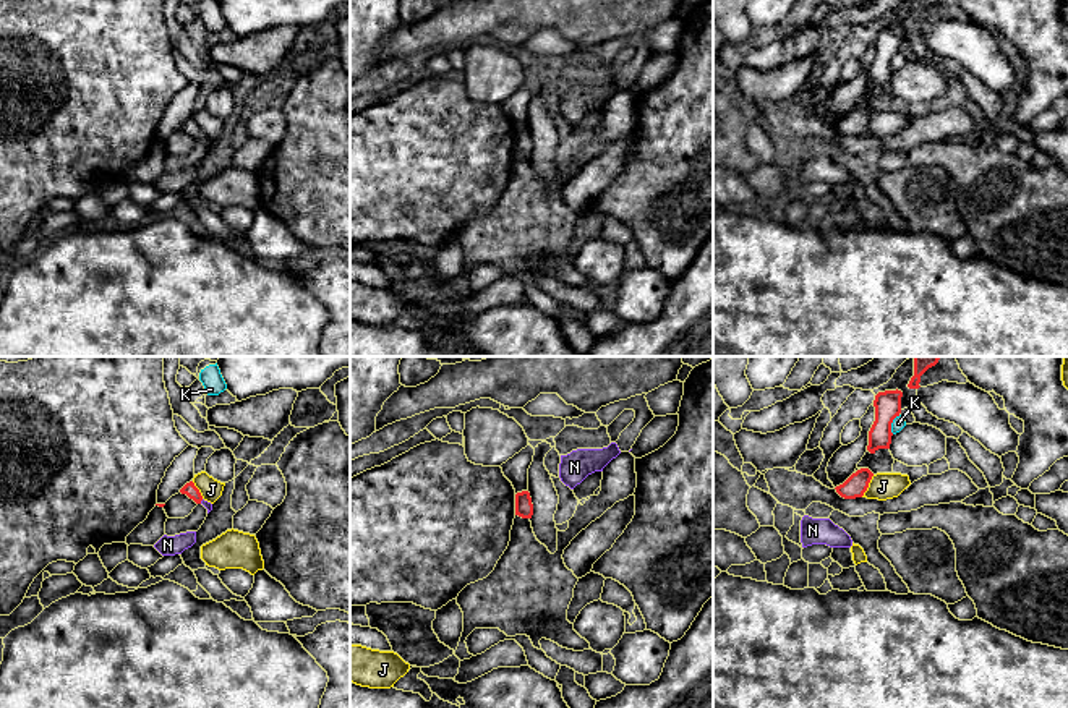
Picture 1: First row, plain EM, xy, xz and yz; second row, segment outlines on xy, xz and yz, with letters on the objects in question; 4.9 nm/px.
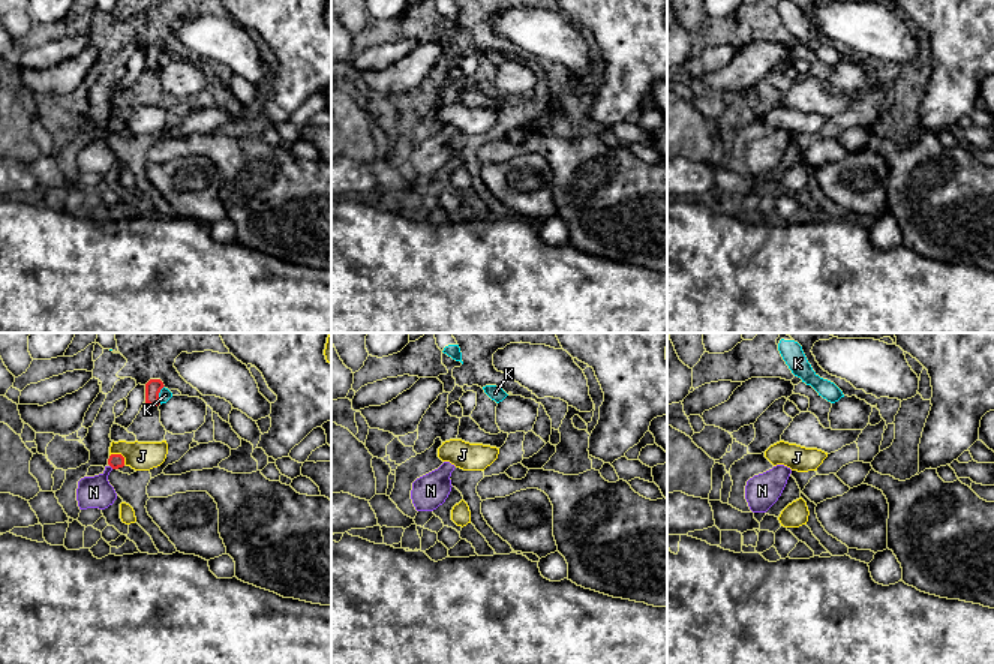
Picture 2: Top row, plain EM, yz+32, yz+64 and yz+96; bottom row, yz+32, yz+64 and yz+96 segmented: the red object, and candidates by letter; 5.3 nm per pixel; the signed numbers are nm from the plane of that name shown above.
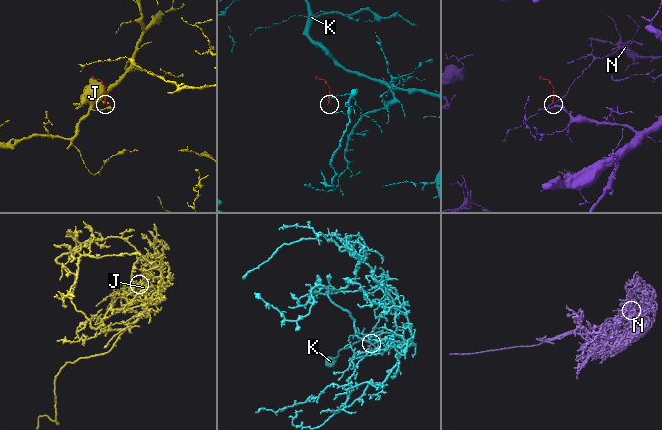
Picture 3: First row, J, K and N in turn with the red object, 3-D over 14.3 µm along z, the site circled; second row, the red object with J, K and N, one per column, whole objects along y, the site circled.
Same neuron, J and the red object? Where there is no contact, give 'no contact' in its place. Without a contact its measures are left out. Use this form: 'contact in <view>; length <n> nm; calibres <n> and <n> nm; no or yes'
contact in yz; length 130 nm; calibres 110 and 140 nm; no

